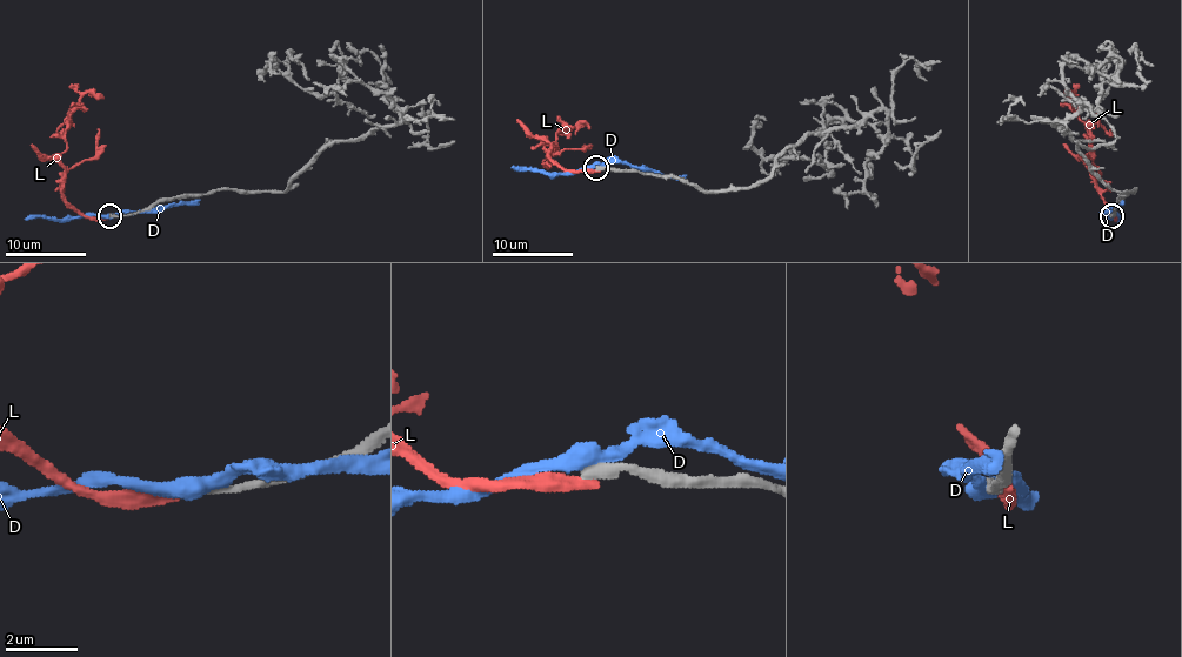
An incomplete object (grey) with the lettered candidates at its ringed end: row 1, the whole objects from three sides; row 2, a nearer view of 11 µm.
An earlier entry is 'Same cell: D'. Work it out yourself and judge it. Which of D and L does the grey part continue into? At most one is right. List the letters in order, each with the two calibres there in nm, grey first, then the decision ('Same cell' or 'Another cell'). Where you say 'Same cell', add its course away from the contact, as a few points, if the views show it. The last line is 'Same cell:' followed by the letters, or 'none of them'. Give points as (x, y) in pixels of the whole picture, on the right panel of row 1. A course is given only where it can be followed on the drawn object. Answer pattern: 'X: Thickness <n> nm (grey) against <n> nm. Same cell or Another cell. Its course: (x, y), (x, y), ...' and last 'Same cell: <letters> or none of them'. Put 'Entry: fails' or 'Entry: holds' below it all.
D: Thickness 400 nm (grey) against 440 nm. Another cell
L: Thickness 400 nm (grey) against 340 nm. Another cell
Same cell: none of them
Entry: fails

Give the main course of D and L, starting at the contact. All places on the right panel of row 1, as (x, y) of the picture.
D: (1110, 215), (1106, 212), (1119, 199)
L: (1114, 215), (1083, 161), (1088, 126), (1075, 108), (1072, 92), (1072, 98)

